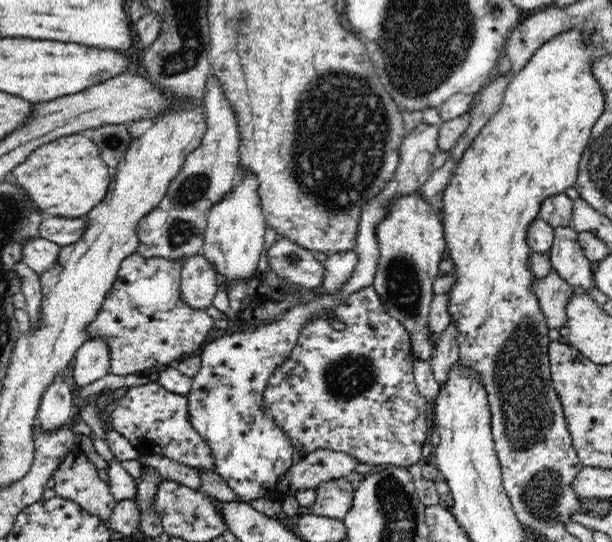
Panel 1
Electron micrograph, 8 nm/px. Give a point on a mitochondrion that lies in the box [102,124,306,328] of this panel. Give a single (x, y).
(191, 191)

